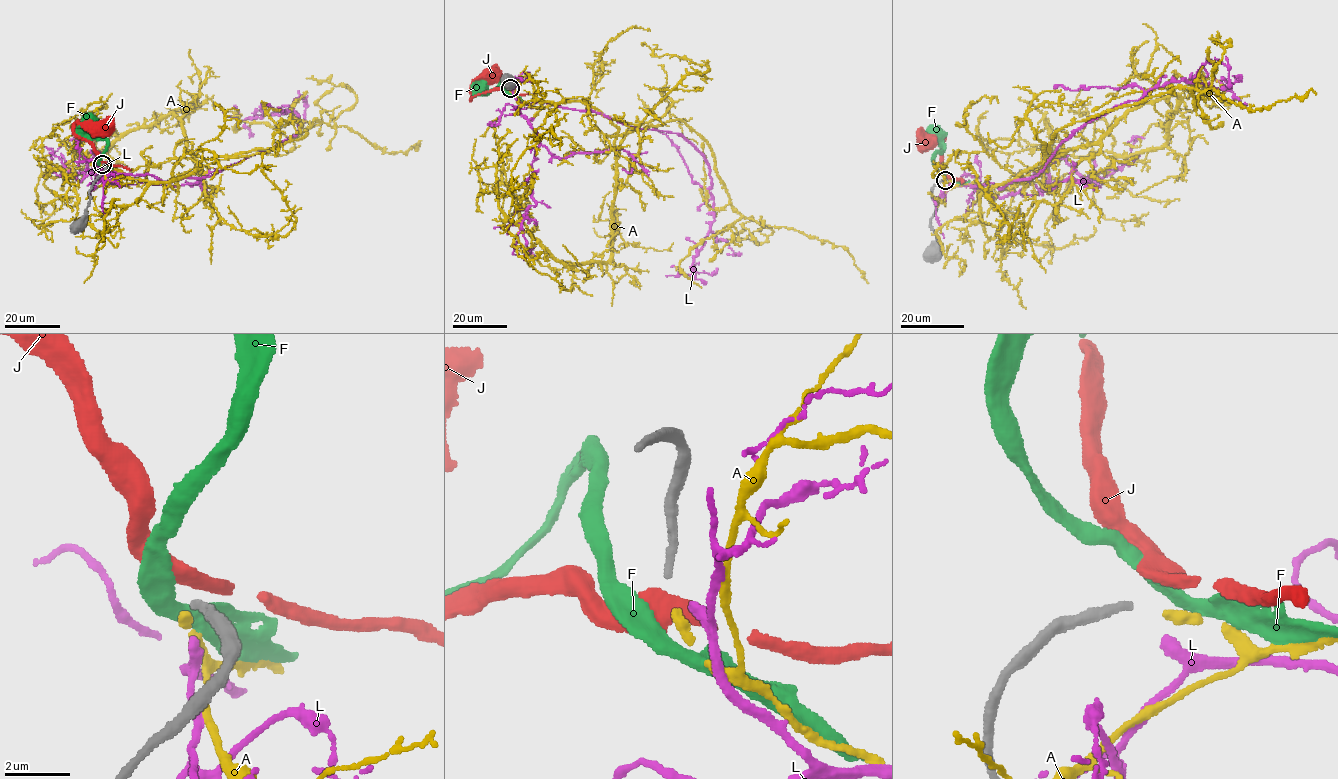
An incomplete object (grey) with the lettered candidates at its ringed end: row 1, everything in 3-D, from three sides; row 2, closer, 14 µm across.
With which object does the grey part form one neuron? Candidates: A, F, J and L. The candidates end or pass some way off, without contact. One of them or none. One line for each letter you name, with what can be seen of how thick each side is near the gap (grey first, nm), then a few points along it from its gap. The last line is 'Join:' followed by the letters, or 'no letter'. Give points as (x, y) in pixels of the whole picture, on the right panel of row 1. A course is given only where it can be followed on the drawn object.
A: calibres 240 and 300 nm; course (948, 180), (992, 189), (1136, 106), (1180, 100), (1166, 142), (1090, 179), (1052, 177), (1047, 145), (988, 142)
Join: A

